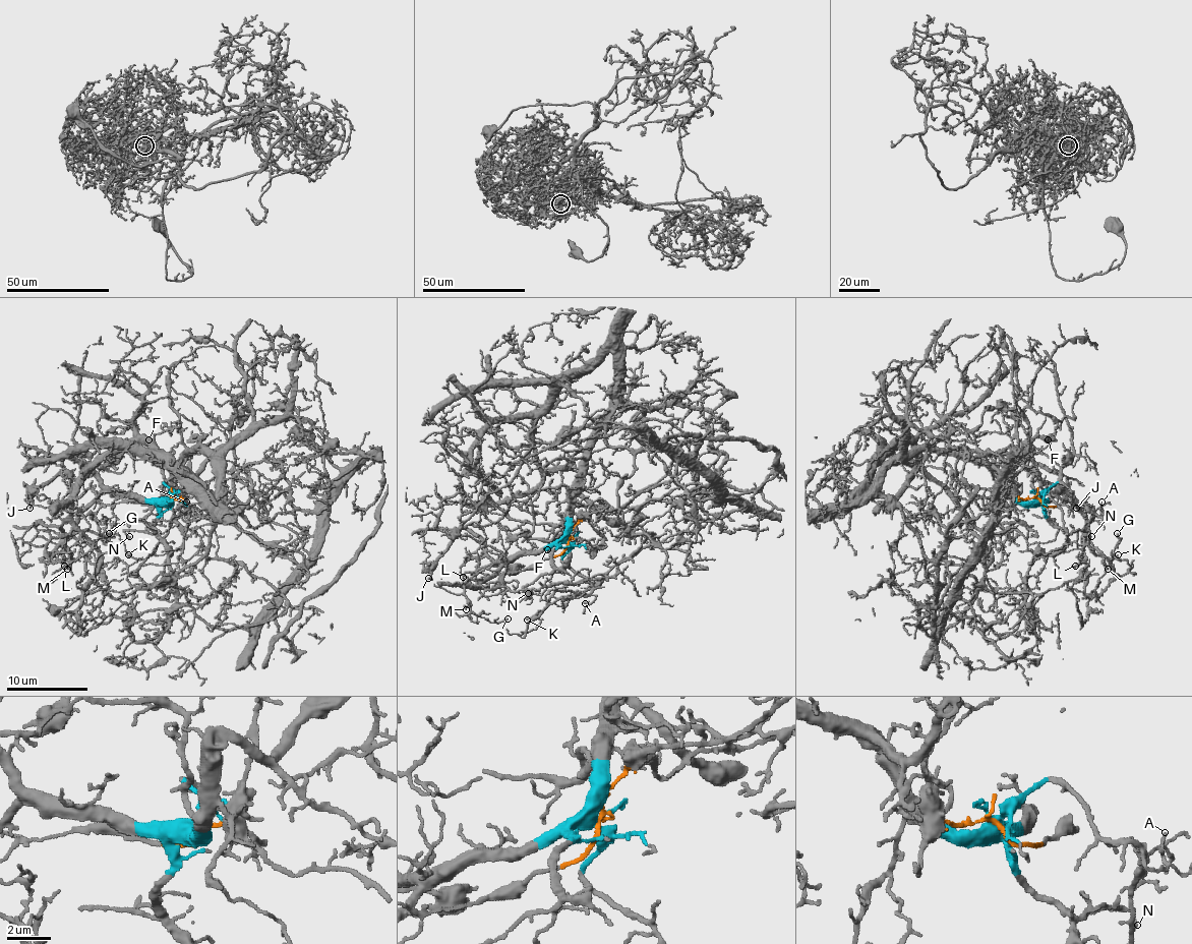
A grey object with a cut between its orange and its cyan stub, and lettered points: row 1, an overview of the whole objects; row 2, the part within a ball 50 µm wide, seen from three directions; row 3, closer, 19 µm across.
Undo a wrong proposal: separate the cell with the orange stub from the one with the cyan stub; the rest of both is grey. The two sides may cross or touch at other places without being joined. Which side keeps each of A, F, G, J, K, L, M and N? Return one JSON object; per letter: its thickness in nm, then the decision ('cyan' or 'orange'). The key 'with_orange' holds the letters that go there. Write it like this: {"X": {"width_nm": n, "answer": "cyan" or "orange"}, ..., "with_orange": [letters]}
{"A": {"width_nm": 110, "answer": "cyan"}, "F": {"width_nm": 130, "answer": "cyan"}, "G": {"width_nm": 140, "answer": "cyan"}, "J": {"width_nm": 110, "answer": "cyan"}, "K": {"width_nm": 120, "answer": "cyan"}, "L": {"width_nm": 110, "answer": "cyan"}, "M": {"width_nm": 120, "answer": "cyan"}, "N": {"width_nm": 130, "answer": "cyan"}, "with_orange": []}

